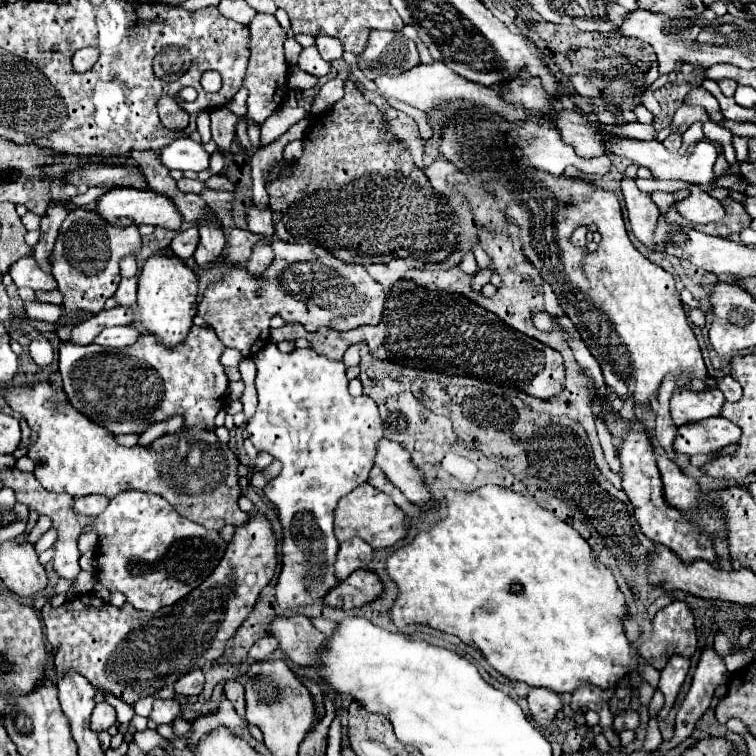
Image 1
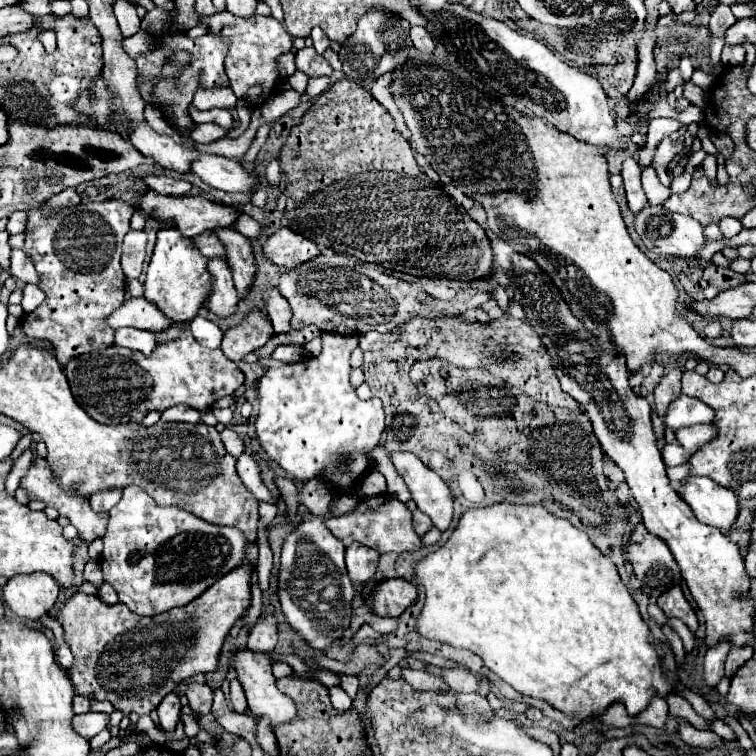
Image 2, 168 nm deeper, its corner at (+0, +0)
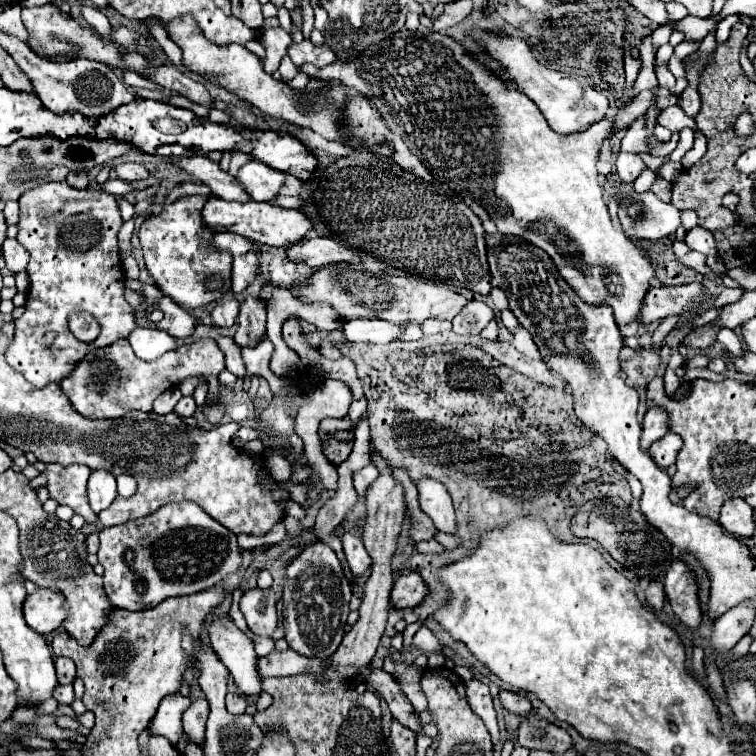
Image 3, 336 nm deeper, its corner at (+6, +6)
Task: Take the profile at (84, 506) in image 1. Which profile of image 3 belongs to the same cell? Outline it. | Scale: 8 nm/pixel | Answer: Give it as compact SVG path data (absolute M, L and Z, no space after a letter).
M92 471L88 479L88 499L94 513L104 511L116 499L116 479L110 471Z

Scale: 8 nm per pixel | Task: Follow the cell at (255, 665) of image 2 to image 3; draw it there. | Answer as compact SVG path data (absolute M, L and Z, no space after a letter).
M216 617L208 627L208 635L214 653L234 677L236 687L244 695L260 695L262 679L256 671L254 643L234 625L232 617Z

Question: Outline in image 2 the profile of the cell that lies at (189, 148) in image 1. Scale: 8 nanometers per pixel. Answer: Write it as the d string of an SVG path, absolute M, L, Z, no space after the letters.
M198 151L198 157L190 163L192 173L198 175L206 185L230 193L248 193L256 185L256 175L236 161L226 157Z

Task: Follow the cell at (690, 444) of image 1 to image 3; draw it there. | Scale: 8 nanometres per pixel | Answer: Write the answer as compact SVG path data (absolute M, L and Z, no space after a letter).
M666 433L660 441L656 441L648 453L652 457L652 461L660 467L660 469L666 469L670 467L674 461L676 461L676 455L682 447L682 439L676 435L676 433Z

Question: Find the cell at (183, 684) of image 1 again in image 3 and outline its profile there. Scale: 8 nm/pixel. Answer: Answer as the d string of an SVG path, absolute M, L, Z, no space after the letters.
M206 699L192 701L190 709L186 709L186 713L184 713L184 733L188 735L190 743L194 743L198 747L202 747L206 741L206 737L204 737L206 717L208 717L208 701Z

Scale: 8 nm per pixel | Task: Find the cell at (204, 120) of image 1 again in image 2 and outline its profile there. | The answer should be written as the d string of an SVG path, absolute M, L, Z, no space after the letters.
M210 123L210 125L196 125L194 131L192 131L192 139L196 143L212 143L212 141L224 137L224 135L226 135L226 131L220 131L214 123Z

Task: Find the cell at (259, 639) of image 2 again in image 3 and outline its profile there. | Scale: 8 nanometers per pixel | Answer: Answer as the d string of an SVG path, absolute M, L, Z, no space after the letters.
M248 589L240 599L240 611L254 635L272 635L278 625L276 595L272 589Z

